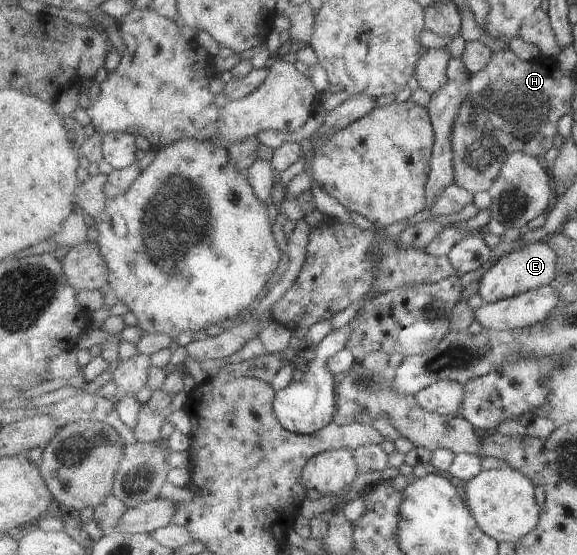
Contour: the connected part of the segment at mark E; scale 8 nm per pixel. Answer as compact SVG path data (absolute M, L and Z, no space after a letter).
M545 240L528 243L497 261L480 279L479 295L491 304L554 284L557 274L557 253Z

